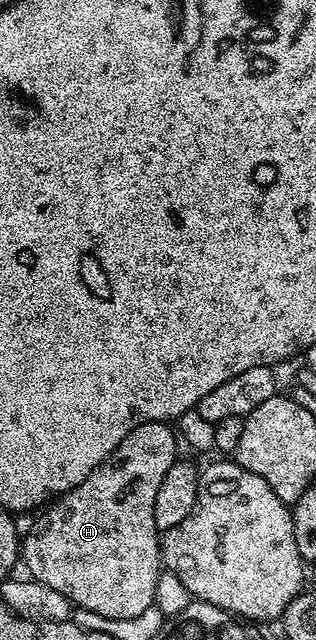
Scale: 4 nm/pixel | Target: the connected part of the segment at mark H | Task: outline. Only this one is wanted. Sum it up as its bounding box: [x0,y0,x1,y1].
[22,422,178,618]

